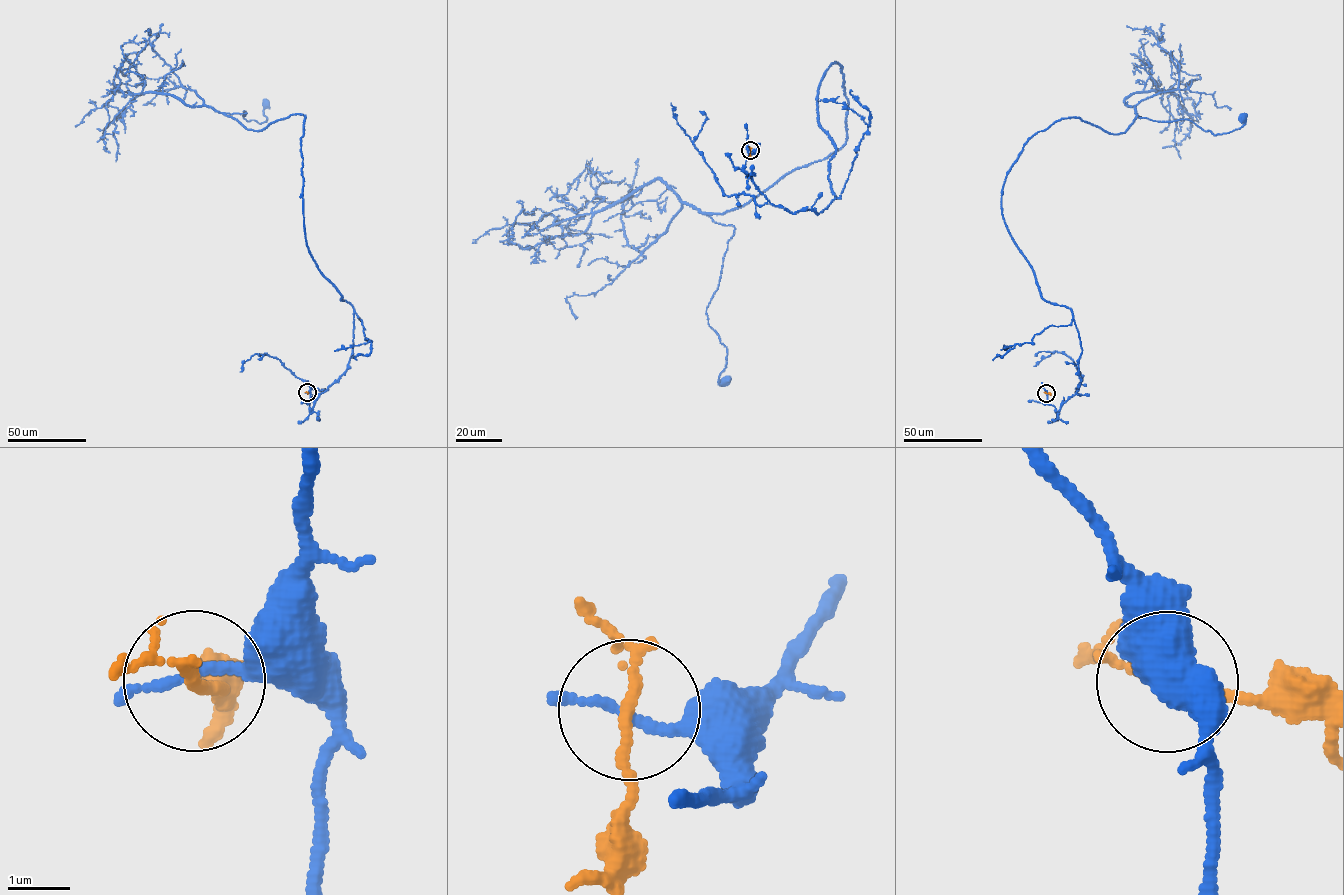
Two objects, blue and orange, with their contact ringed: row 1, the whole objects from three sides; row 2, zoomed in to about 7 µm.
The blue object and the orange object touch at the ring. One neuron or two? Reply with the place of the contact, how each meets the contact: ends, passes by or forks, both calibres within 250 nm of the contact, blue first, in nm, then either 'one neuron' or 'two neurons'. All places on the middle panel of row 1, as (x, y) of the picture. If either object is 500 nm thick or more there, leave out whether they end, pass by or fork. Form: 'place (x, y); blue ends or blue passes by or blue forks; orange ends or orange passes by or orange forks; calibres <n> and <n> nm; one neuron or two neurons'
place (750, 150); blue ends; orange passes by; calibres 190 and 140 nm; two neurons

